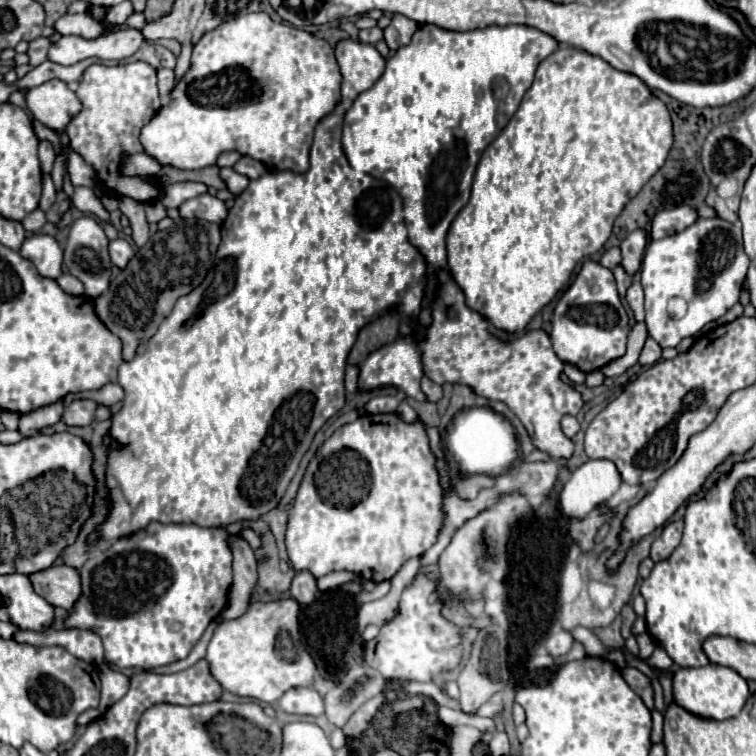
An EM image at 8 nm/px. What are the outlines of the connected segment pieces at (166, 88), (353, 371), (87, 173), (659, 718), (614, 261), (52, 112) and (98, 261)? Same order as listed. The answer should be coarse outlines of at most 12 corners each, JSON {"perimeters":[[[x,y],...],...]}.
{"perimeters":[[[158,70],[158,90],[162,100],[176,86],[174,70]],[[346,366],[346,392],[354,394],[358,366]],[[70,152],[72,186],[94,186],[94,170]],[[663,714],[652,715],[652,744],[663,741]],[[620,248],[602,254],[600,264],[614,270],[620,264]],[[62,80],[26,92],[32,116],[64,130],[82,104]],[[82,216],[70,226],[64,264],[98,298],[110,280],[108,238]]]}

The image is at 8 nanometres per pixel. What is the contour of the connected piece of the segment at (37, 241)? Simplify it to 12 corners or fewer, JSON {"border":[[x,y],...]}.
{"border":[[50,234],[24,240],[20,254],[46,278],[62,274],[62,248]]}

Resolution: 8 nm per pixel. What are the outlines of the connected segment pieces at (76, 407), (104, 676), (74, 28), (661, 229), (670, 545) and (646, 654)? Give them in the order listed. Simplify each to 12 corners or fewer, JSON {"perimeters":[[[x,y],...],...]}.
{"perimeters":[[[74,400],[64,410],[68,426],[88,426],[94,420],[94,400]],[[100,666],[98,710],[104,714],[126,694],[128,676]],[[88,12],[64,14],[54,24],[60,34],[96,38],[102,34]],[[690,206],[662,210],[652,218],[650,238],[682,232],[696,222]],[[682,520],[668,522],[652,542],[650,558],[666,560],[682,540]],[[647,631],[638,635],[638,657],[645,661],[652,655],[656,642]]]}

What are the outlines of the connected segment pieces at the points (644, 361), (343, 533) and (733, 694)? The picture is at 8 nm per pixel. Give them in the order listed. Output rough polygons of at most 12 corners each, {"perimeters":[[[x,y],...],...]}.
{"perimeters":[[[648,338],[638,364],[652,366],[660,360],[662,348]],[[366,414],[306,468],[296,572],[390,580],[442,526],[424,424]],[[728,666],[680,668],[674,702],[700,718],[736,716],[748,682]]]}

